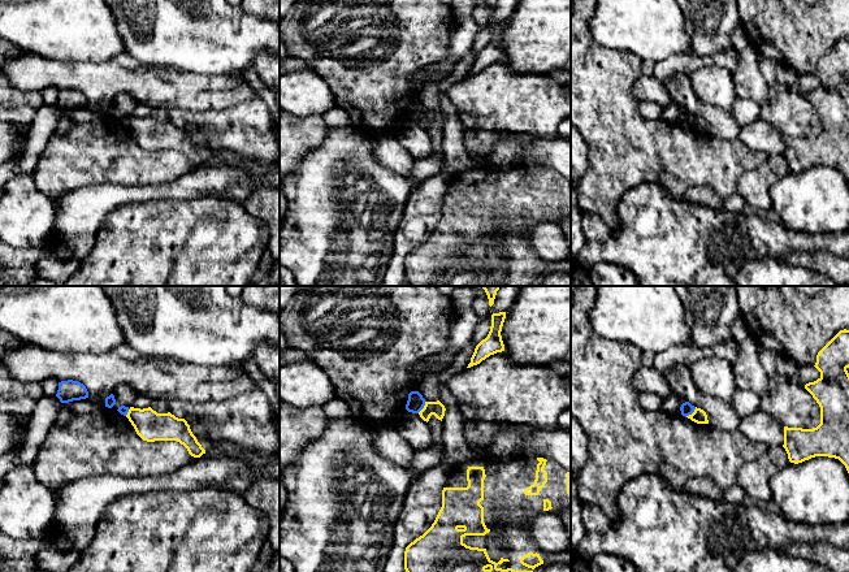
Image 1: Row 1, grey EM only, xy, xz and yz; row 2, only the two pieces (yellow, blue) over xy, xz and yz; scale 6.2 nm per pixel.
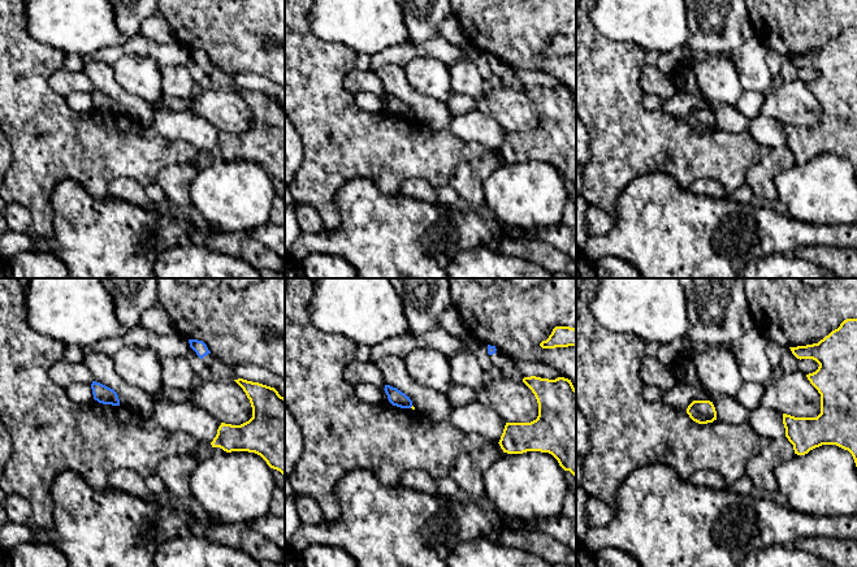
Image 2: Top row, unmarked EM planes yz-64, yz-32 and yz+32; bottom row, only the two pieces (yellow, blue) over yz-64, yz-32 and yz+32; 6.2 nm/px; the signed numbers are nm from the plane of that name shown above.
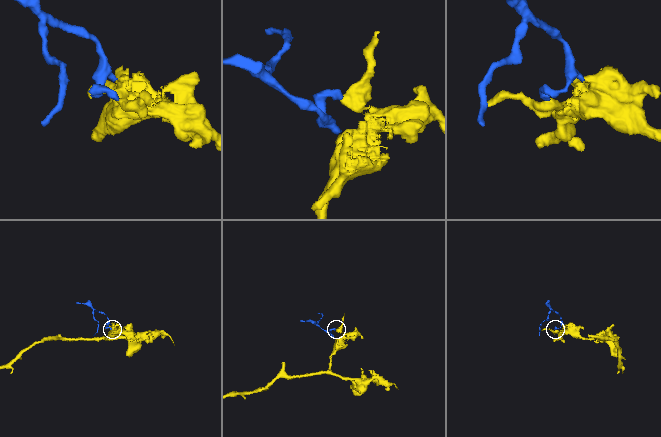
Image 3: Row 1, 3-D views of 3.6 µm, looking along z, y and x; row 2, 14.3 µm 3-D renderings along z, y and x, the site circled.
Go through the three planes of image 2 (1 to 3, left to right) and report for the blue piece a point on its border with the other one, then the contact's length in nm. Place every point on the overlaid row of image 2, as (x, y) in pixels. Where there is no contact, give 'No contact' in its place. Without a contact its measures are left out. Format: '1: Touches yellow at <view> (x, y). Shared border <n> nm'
1: No contact
2: No contact
3: No contact

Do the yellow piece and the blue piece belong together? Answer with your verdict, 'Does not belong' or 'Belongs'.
Does not belong

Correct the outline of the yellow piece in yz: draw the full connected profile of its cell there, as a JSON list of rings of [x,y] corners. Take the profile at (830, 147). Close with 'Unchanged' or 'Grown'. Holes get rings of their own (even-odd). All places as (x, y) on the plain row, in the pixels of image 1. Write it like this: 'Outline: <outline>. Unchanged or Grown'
Outline: [[[840,39],[816,64],[820,86],[805,94],[820,116],[820,133],[813,138],[784,135],[784,153],[790,172],[815,165],[839,168],[849,182],[849,39]]]. Unchanged

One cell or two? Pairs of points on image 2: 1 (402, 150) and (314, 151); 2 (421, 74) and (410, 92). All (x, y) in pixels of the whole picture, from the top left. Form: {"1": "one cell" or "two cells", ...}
{"1": "one cell", "2": "two cells"}

